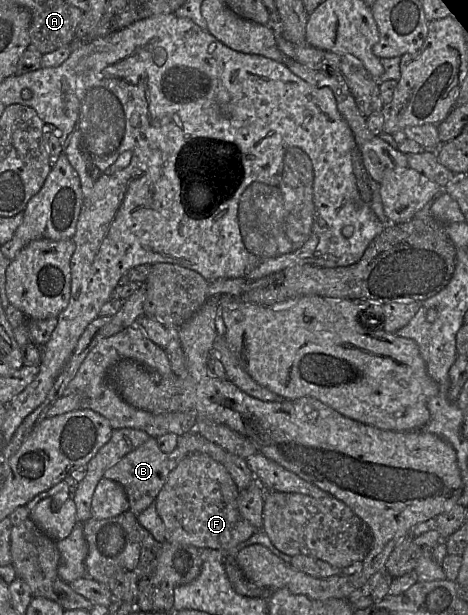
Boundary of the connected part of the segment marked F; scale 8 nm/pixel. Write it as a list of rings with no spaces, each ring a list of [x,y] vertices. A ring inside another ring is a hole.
[[[204,454],[187,455],[171,471],[155,500],[157,513],[165,526],[165,540],[173,544],[192,545],[200,549],[233,550],[258,531],[241,516],[237,503],[238,495],[239,488],[223,464]]]

